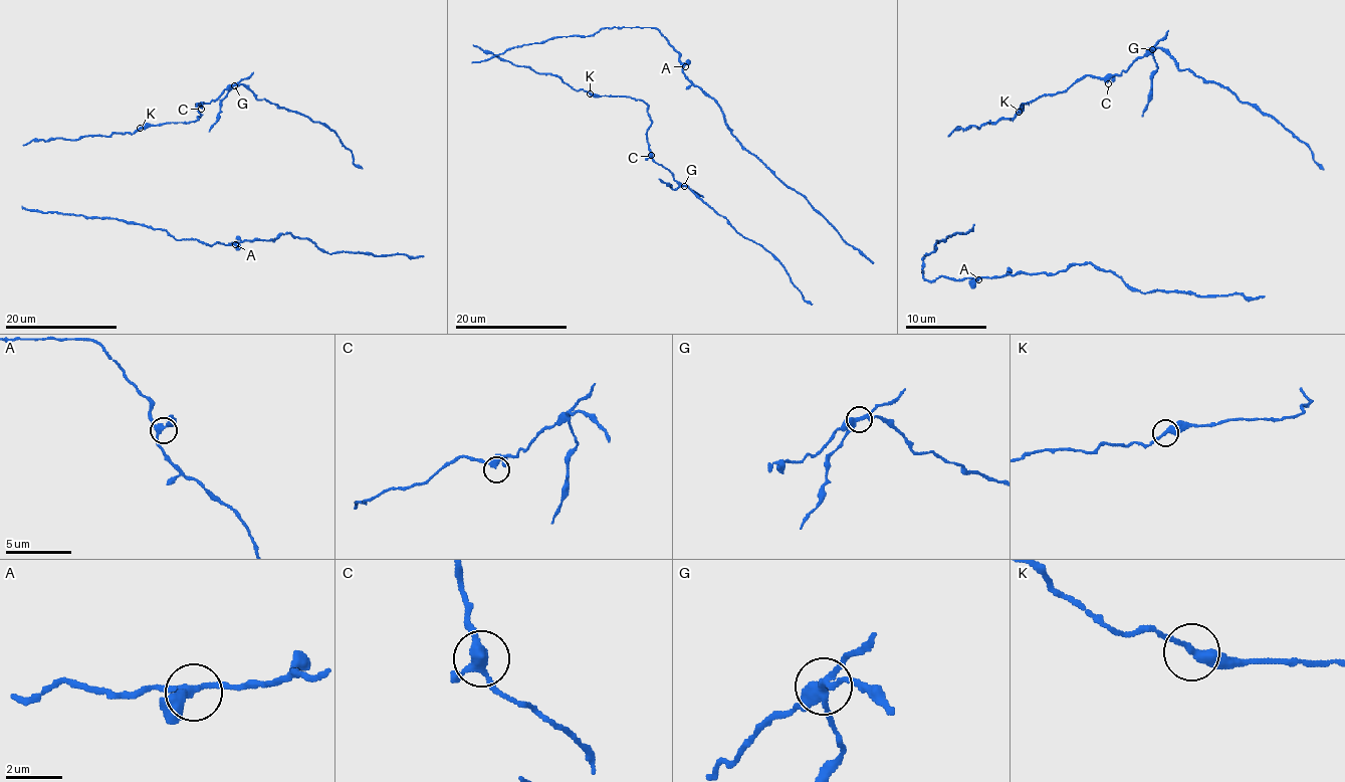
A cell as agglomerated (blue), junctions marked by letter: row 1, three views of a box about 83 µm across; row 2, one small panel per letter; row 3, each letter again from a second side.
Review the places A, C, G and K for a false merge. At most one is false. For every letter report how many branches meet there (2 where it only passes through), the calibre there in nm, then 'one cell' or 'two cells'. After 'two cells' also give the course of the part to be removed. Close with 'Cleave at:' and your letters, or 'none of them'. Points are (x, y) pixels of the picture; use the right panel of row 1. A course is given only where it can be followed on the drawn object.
A: 3 branches meet; 300 nm thick; one cell
C: 3 branches meet; 320 nm thick; one cell
G: 3 branches meet; 300 nm thick; two cells; foreign part runs (1152, 48), (1156, 65), (1152, 73), (1152, 100), (1142, 116)
K: 2 branches meet; 320 nm thick; one cell
Cleave at: G

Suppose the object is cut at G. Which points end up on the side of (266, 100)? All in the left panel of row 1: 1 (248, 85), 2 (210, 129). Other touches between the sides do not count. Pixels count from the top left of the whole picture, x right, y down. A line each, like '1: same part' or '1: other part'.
1: same part
2: other part

